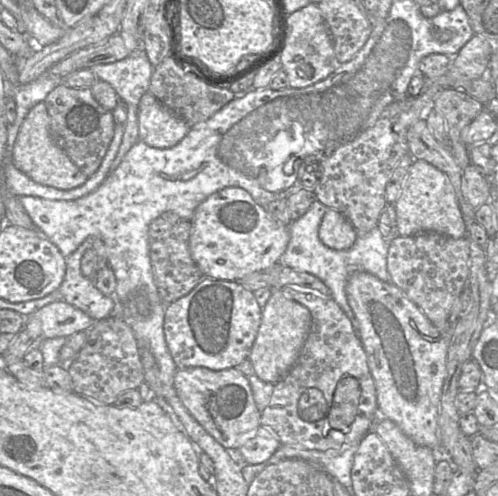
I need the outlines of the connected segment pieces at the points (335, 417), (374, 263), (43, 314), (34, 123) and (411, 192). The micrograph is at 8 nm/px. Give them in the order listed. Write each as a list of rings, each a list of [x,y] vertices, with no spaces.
[[[344,376],[337,383],[329,422],[333,429],[347,432],[357,414],[360,399],[360,383],[352,376]]]
[[[317,199],[307,212],[289,226],[290,240],[280,258],[284,265],[301,272],[315,275],[330,289],[331,297],[341,307],[353,326],[358,323],[346,295],[346,284],[355,272],[368,272],[380,280],[390,282],[387,271],[387,254],[389,245],[384,240],[378,227],[365,234],[358,234],[353,246],[346,250],[334,250],[325,246],[318,236],[319,226],[328,207]]]
[[[63,300],[51,302],[34,313],[25,316],[38,319],[42,340],[54,337],[69,337],[79,331],[88,331],[95,322],[80,309]]]
[[[44,102],[37,103],[26,114],[14,143],[11,162],[33,181],[58,189],[76,188],[88,178],[52,138],[50,119]]]
[[[414,160],[394,207],[400,236],[411,236],[424,231],[438,232],[454,239],[468,235],[451,182],[446,174],[424,160]]]

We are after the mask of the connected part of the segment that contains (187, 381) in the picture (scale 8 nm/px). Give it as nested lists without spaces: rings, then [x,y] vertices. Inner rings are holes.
[[[205,367],[177,369],[174,386],[182,403],[200,425],[224,448],[238,453],[239,448],[261,425],[250,381],[238,368],[219,371]]]

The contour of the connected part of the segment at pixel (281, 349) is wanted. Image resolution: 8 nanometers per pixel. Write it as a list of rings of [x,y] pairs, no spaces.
[[[273,289],[262,310],[261,325],[249,354],[255,374],[263,381],[276,384],[293,367],[311,329],[308,308]]]

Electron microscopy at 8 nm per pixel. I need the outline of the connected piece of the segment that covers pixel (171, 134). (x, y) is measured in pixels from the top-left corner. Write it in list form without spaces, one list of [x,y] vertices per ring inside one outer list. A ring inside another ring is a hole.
[[[146,91],[138,105],[139,139],[155,148],[171,148],[190,131],[180,116]]]

